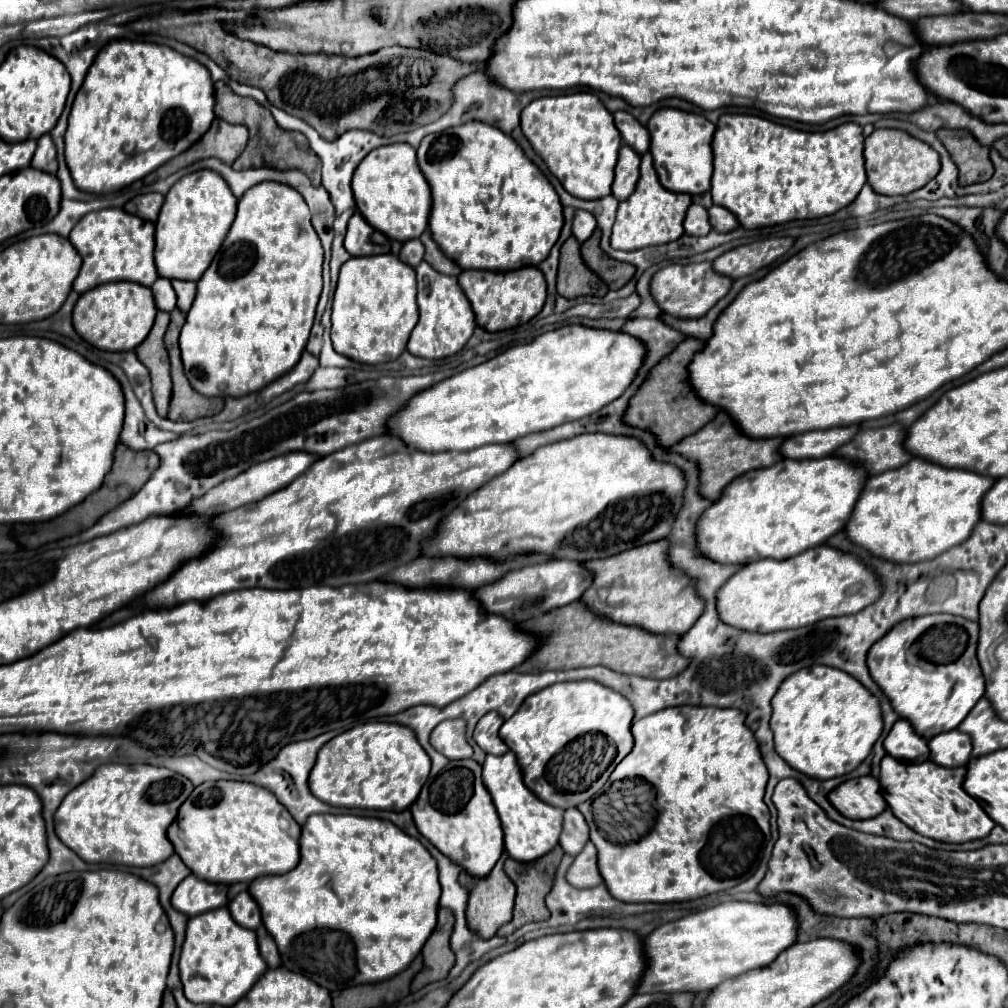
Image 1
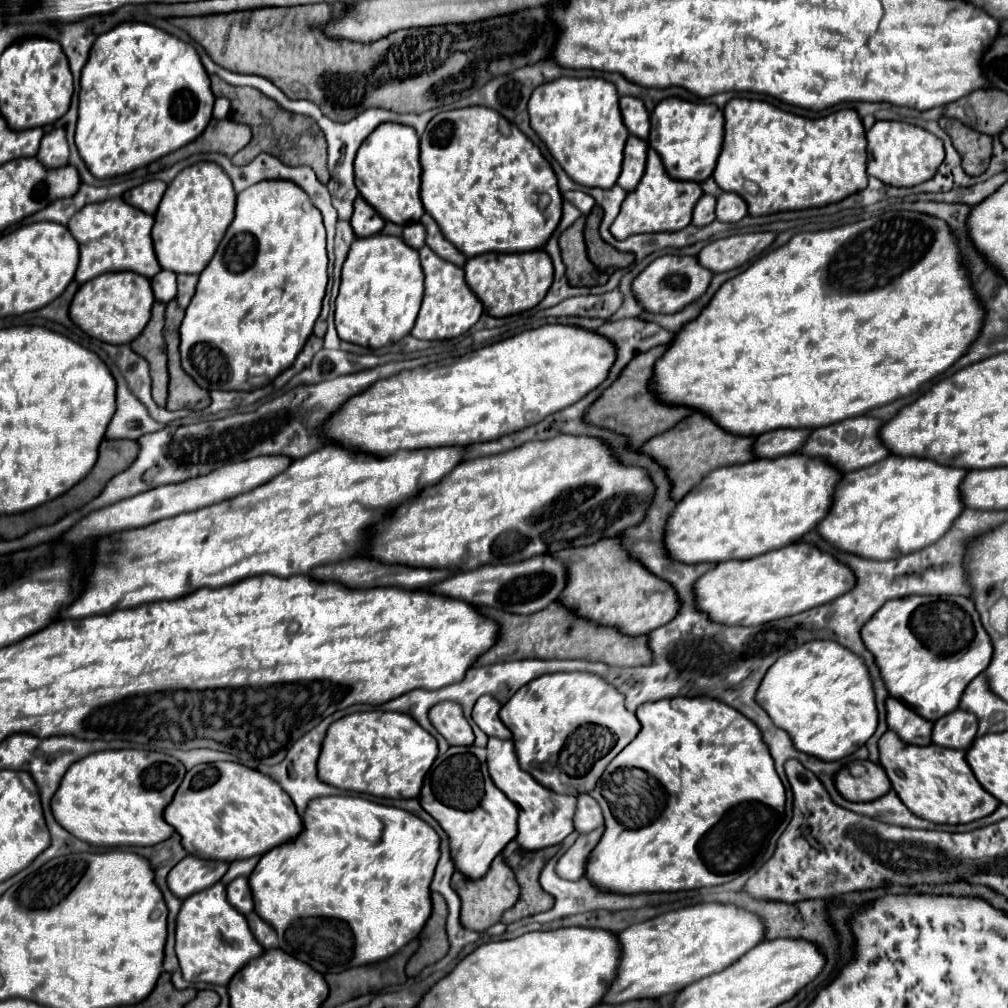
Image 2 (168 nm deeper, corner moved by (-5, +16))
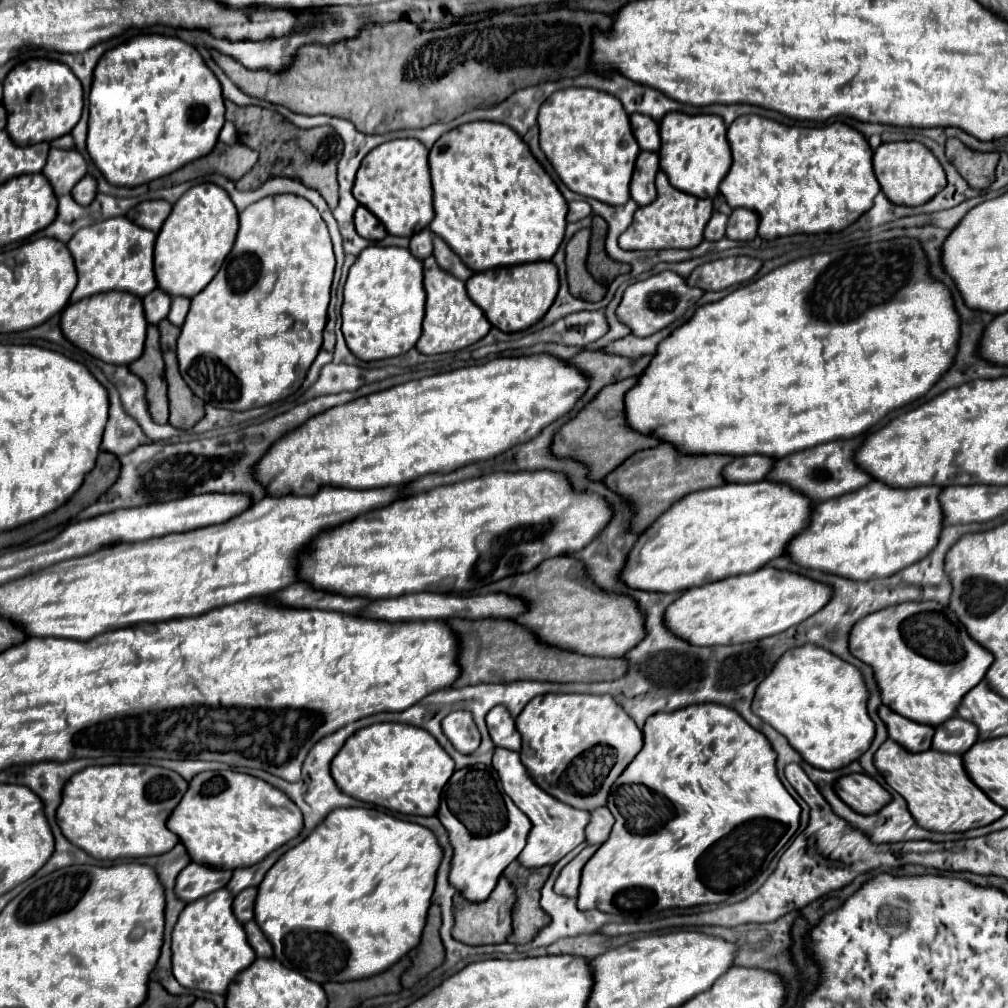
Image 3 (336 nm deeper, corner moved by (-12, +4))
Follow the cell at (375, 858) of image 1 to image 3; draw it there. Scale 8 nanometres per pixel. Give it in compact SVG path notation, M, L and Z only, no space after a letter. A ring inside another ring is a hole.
M338 808L266 872L258 886L254 920L270 940L274 958L286 968L318 984L368 978L418 946L440 860L442 848L428 828L380 810Z

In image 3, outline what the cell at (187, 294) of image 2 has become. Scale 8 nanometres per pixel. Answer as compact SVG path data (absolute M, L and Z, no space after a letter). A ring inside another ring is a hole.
M172 298L168 320L172 324L176 324L176 326L182 326L184 324L184 318L188 314L188 308L190 308L190 300L188 298Z

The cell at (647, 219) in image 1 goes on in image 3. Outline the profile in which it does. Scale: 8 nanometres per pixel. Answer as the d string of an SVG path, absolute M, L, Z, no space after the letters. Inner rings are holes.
M658 172L656 176L658 198L638 208L634 214L634 224L618 238L622 250L662 250L662 248L694 248L704 240L704 226L712 218L712 200L710 198L696 198L686 192L676 190L670 186L668 176Z

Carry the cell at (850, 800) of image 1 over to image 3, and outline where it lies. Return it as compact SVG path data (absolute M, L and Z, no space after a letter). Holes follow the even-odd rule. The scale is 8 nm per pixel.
M848 774L838 778L834 792L838 792L838 796L846 800L850 808L854 808L854 812L862 814L878 812L890 802L890 794L866 774Z

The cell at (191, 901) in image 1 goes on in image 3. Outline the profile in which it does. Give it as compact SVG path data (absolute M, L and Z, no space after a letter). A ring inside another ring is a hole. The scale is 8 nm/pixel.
M190 862L176 878L176 896L184 902L194 902L218 888L224 888L232 872L224 868L212 868L198 862Z

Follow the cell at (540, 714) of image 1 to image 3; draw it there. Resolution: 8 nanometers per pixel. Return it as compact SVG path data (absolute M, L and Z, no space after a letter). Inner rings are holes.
M544 694L536 696L526 704L526 708L516 718L516 728L522 734L522 764L526 766L530 778L550 796L580 808L594 810L606 806L610 788L622 770L634 760L642 748L642 732L634 720L614 702L612 696L592 696L592 694Z

